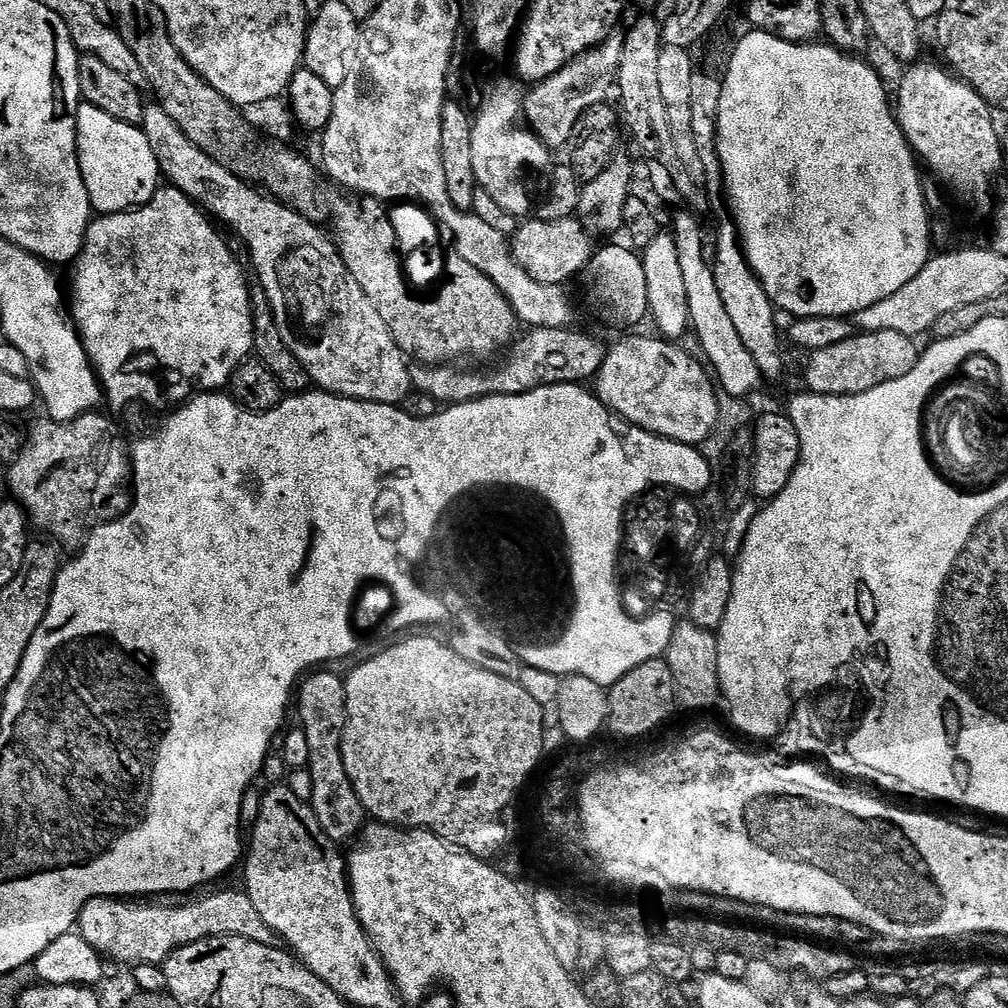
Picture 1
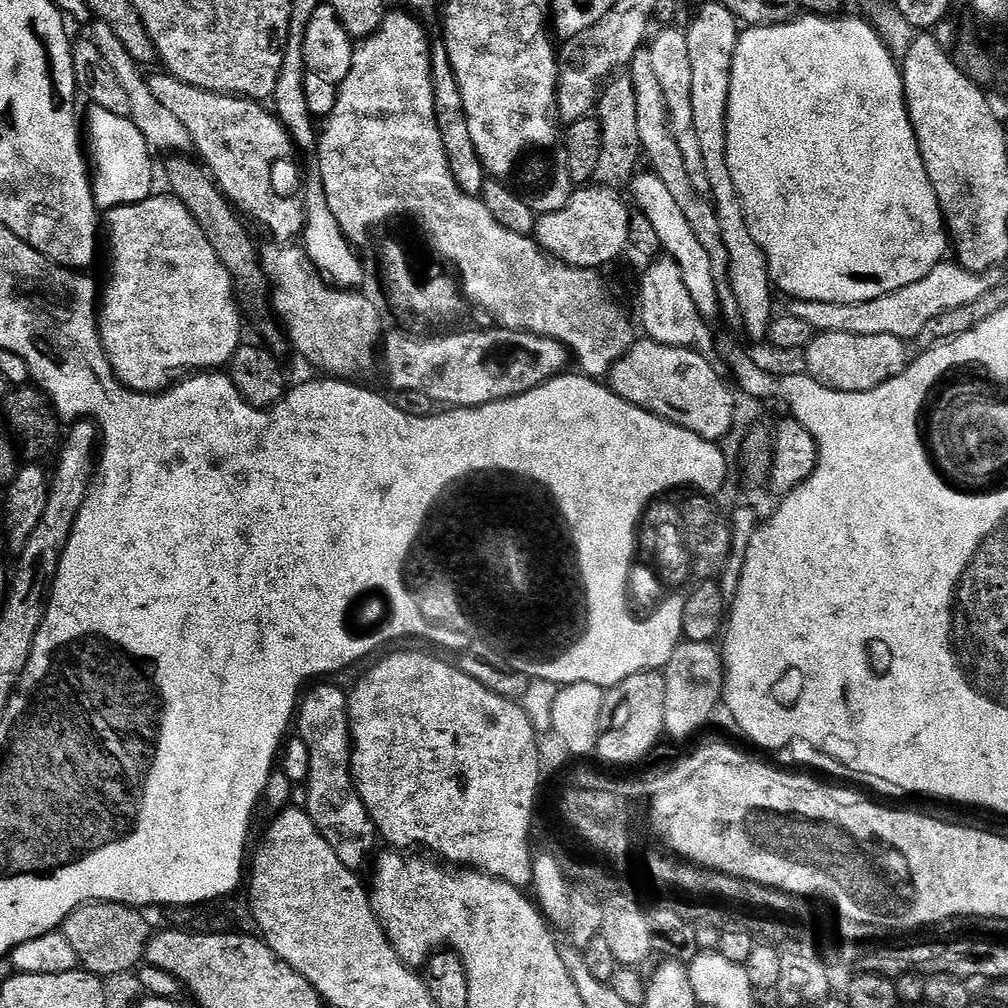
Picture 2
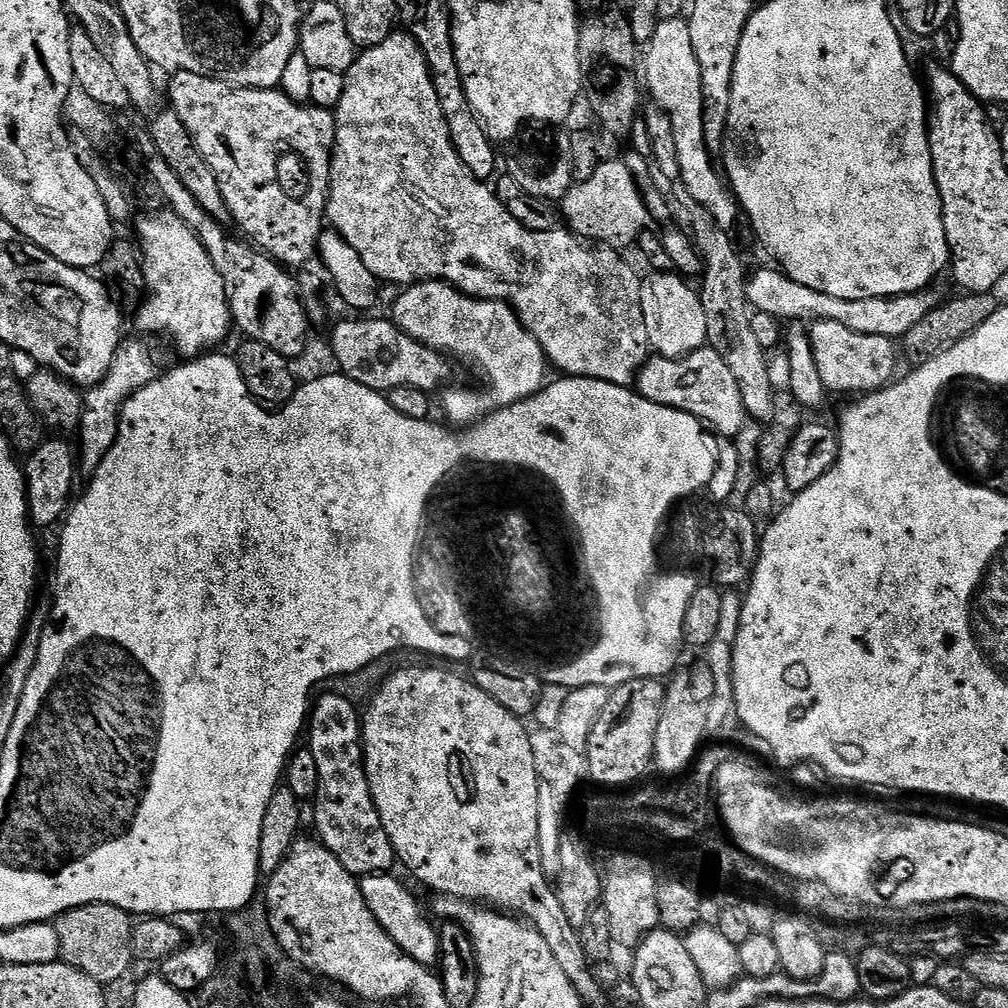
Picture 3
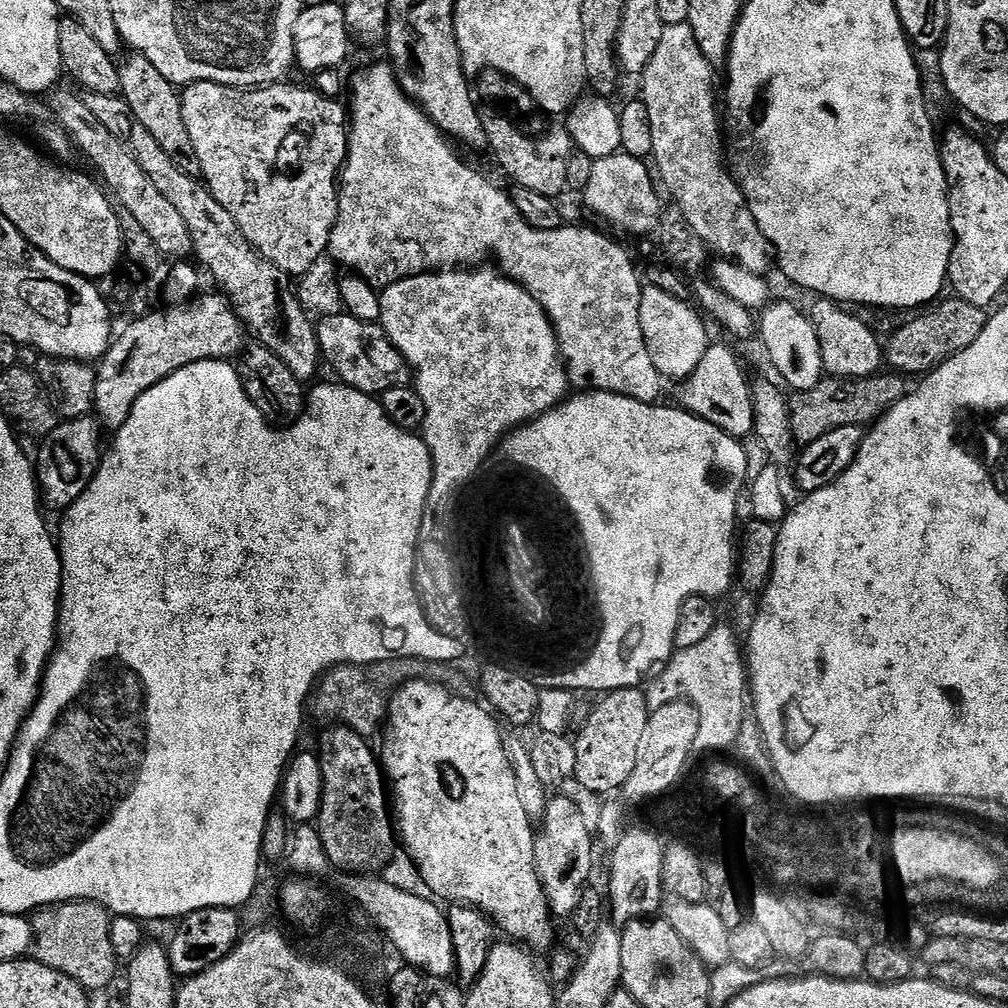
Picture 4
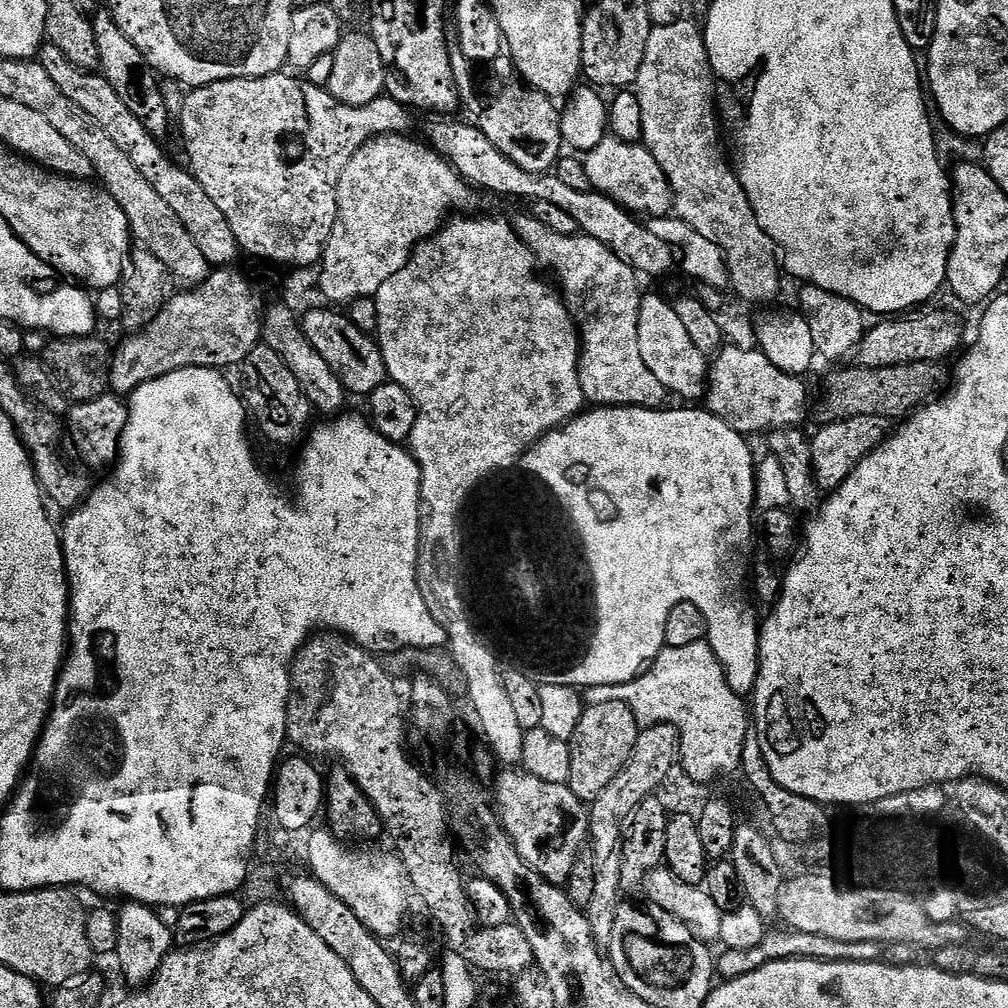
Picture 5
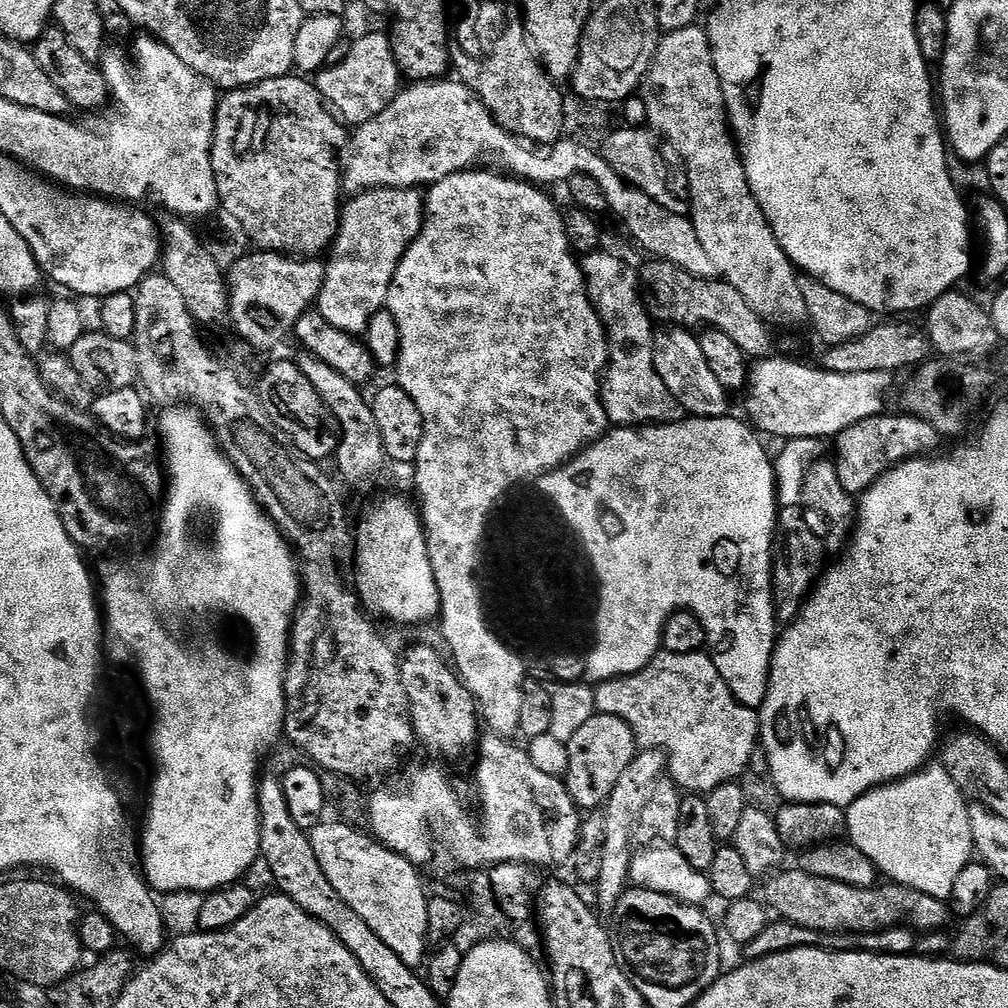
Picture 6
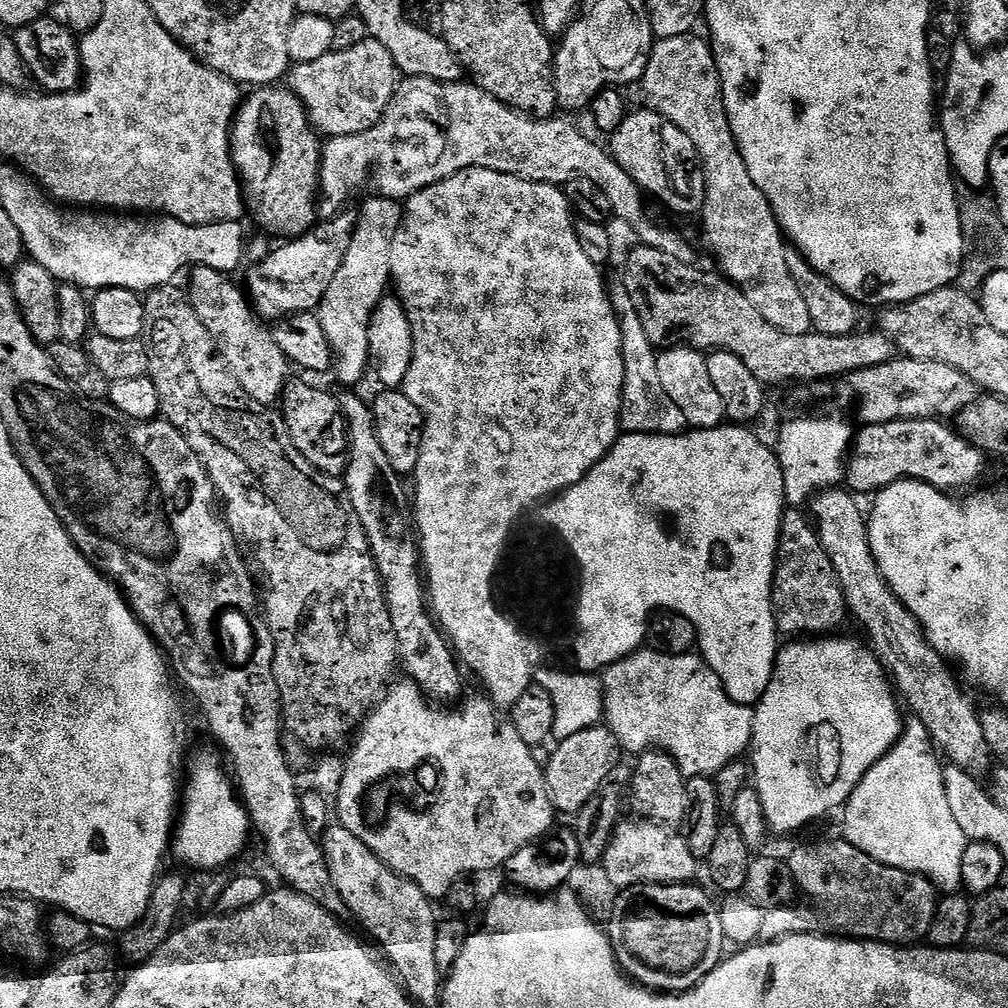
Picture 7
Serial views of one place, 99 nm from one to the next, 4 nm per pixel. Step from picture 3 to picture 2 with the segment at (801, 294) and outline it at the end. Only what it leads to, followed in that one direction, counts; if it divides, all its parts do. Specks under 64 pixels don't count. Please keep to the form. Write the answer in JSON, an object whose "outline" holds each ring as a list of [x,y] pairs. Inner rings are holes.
{"outline":[[[941,262],[934,266],[934,270],[930,270],[930,274],[926,274],[926,278],[870,302],[831,304],[792,300],[786,312],[787,315],[806,322],[806,326],[810,326],[816,334],[894,334],[908,342],[911,341],[911,336],[912,339],[919,337],[926,322],[938,318],[938,314],[946,314],[946,310],[958,310],[958,306],[966,306],[966,302],[974,302],[974,298],[986,294],[986,290],[995,288],[998,280],[994,277],[992,274],[971,272],[955,262]]]}

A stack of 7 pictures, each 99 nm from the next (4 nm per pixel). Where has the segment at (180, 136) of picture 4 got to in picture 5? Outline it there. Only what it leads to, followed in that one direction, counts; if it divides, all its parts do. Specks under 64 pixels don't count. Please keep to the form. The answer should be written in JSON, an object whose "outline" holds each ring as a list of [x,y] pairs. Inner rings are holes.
{"outline":[[[107,10],[101,12],[100,17],[98,15],[95,17],[94,23],[98,34],[102,74],[108,79],[110,86],[118,90],[122,102],[126,102],[126,106],[134,110],[138,122],[142,122],[142,126],[146,126],[150,134],[154,134],[157,138],[164,138],[168,127],[172,124],[172,112],[168,109],[168,100],[164,97],[163,90],[160,89],[161,77],[156,69],[150,66],[146,54],[142,54],[142,50],[138,50],[138,46],[134,46],[134,42],[126,38],[126,34],[122,32],[111,12]]]}

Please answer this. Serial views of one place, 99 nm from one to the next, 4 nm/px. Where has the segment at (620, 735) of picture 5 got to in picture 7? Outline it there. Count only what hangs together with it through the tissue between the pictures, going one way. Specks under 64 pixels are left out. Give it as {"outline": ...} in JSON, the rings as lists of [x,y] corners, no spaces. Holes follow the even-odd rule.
{"outline":[[[597,726],[582,730],[582,734],[570,734],[570,738],[559,741],[555,746],[557,748],[551,749],[551,756],[544,768],[544,781],[548,783],[548,793],[552,799],[552,806],[557,813],[577,814],[596,796],[597,792],[613,775],[611,774],[612,767],[616,764],[616,752],[618,753],[616,736],[607,726]]]}

